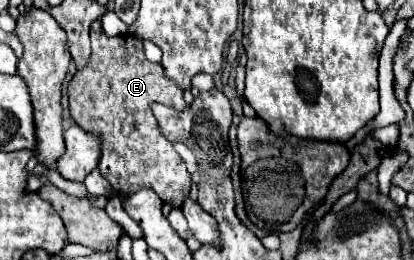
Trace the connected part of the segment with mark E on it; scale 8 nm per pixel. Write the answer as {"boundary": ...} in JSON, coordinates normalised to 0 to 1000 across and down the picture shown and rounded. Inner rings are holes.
{"boundary":[[[242,85],[217,108],[222,215],[203,262],[188,262],[164,315],[169,431],[184,477],[242,531],[242,662],[271,708],[280,746],[314,754],[338,723],[367,723],[391,769],[411,769],[415,792],[435,792],[459,731],[459,669],[415,569],[415,546],[386,515],[377,446],[367,446],[362,400],[386,392],[420,423],[444,423],[444,354],[425,315],[396,300],[396,262],[362,238],[348,215],[343,154],[304,131],[261,146],[251,138]],[[309,162],[304,181],[295,169]],[[326,188],[329,200],[324,200]]]}

